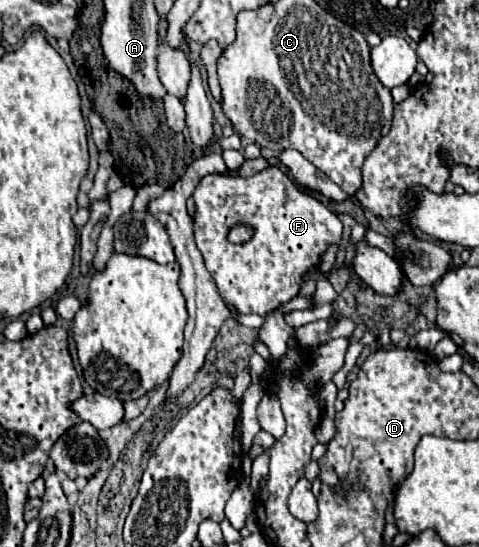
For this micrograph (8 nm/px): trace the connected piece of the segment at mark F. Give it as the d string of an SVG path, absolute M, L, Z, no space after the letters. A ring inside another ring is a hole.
M269 166L255 176L221 176L221 188L197 188L193 192L197 212L195 212L195 240L197 248L205 258L205 266L211 272L219 296L235 308L237 314L259 314L265 316L279 308L283 302L289 302L299 294L301 278L311 268L319 266L321 256L331 244L337 244L341 238L341 222L323 202L319 202L311 192L299 188L285 172L277 166ZM235 224L247 224L253 230L253 236L243 244L227 242L227 234Z

